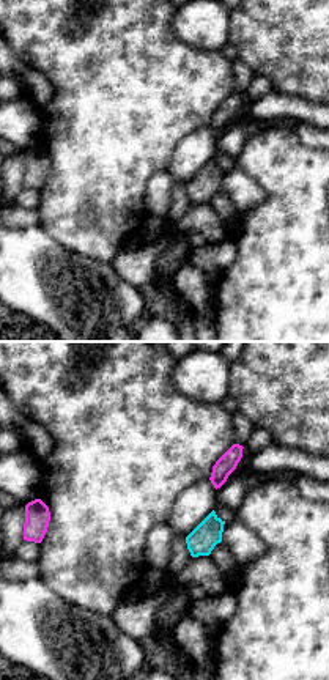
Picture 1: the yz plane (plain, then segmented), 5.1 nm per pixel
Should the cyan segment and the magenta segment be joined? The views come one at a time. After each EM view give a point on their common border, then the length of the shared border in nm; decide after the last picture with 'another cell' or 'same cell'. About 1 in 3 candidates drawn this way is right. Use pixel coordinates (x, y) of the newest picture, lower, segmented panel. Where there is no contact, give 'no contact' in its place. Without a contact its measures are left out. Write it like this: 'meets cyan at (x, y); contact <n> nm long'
no contact

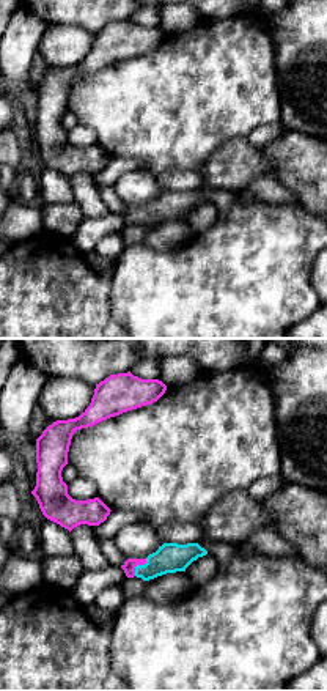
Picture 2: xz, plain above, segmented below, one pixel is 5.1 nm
meets cyan at (137, 565); contact 110 nm long

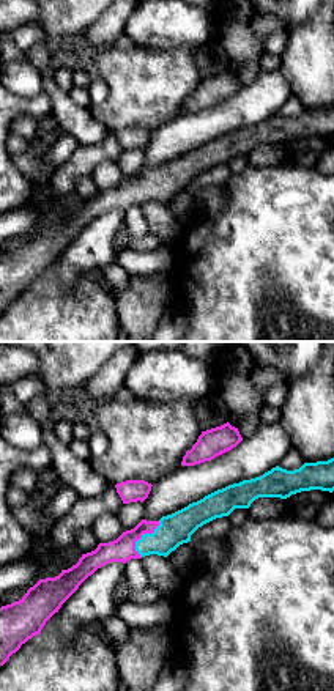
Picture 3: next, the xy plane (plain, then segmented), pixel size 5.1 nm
meets cyan at (142, 535); contact 200 nm long

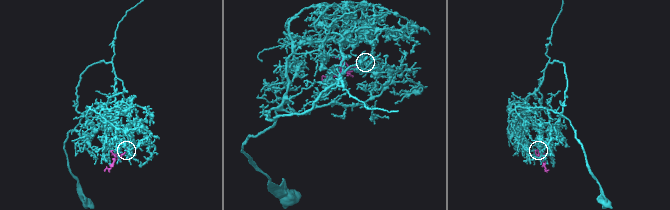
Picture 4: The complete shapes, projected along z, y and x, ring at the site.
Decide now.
same cell

